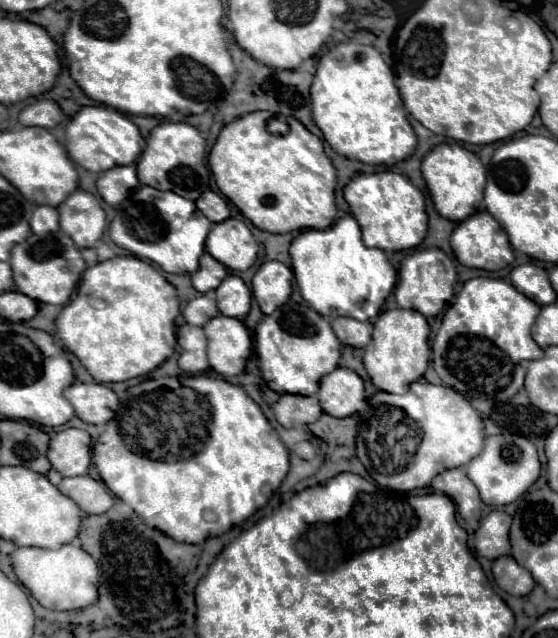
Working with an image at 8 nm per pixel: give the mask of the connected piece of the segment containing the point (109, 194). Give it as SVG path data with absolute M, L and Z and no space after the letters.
M115 166L107 172L103 172L97 180L97 190L101 194L101 198L111 204L117 206L121 204L131 190L135 190L139 186L137 174L135 174L135 166Z

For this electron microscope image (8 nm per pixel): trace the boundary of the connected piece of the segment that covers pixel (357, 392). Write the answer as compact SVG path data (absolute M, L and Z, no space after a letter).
M337 368L321 378L319 404L335 418L347 418L365 406L363 380L349 368Z

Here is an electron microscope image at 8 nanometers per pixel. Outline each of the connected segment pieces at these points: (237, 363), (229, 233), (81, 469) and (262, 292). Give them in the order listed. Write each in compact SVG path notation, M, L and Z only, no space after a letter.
M219 314L203 326L203 332L207 334L209 366L223 376L241 374L253 350L253 338L245 324Z
M227 218L219 224L213 224L205 248L215 260L223 262L223 266L227 266L231 272L249 270L259 250L249 228L235 218Z
M67 428L55 432L49 442L47 458L61 476L87 474L91 462L91 438L85 430Z
M277 260L263 262L251 282L253 298L263 314L283 306L292 293L293 271Z

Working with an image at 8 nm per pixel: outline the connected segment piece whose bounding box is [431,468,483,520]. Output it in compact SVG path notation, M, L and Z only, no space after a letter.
M453 468L445 470L443 474L437 474L433 478L433 490L447 494L455 506L461 518L479 518L481 516L481 498L479 492L475 490L475 484L467 478L463 468Z

